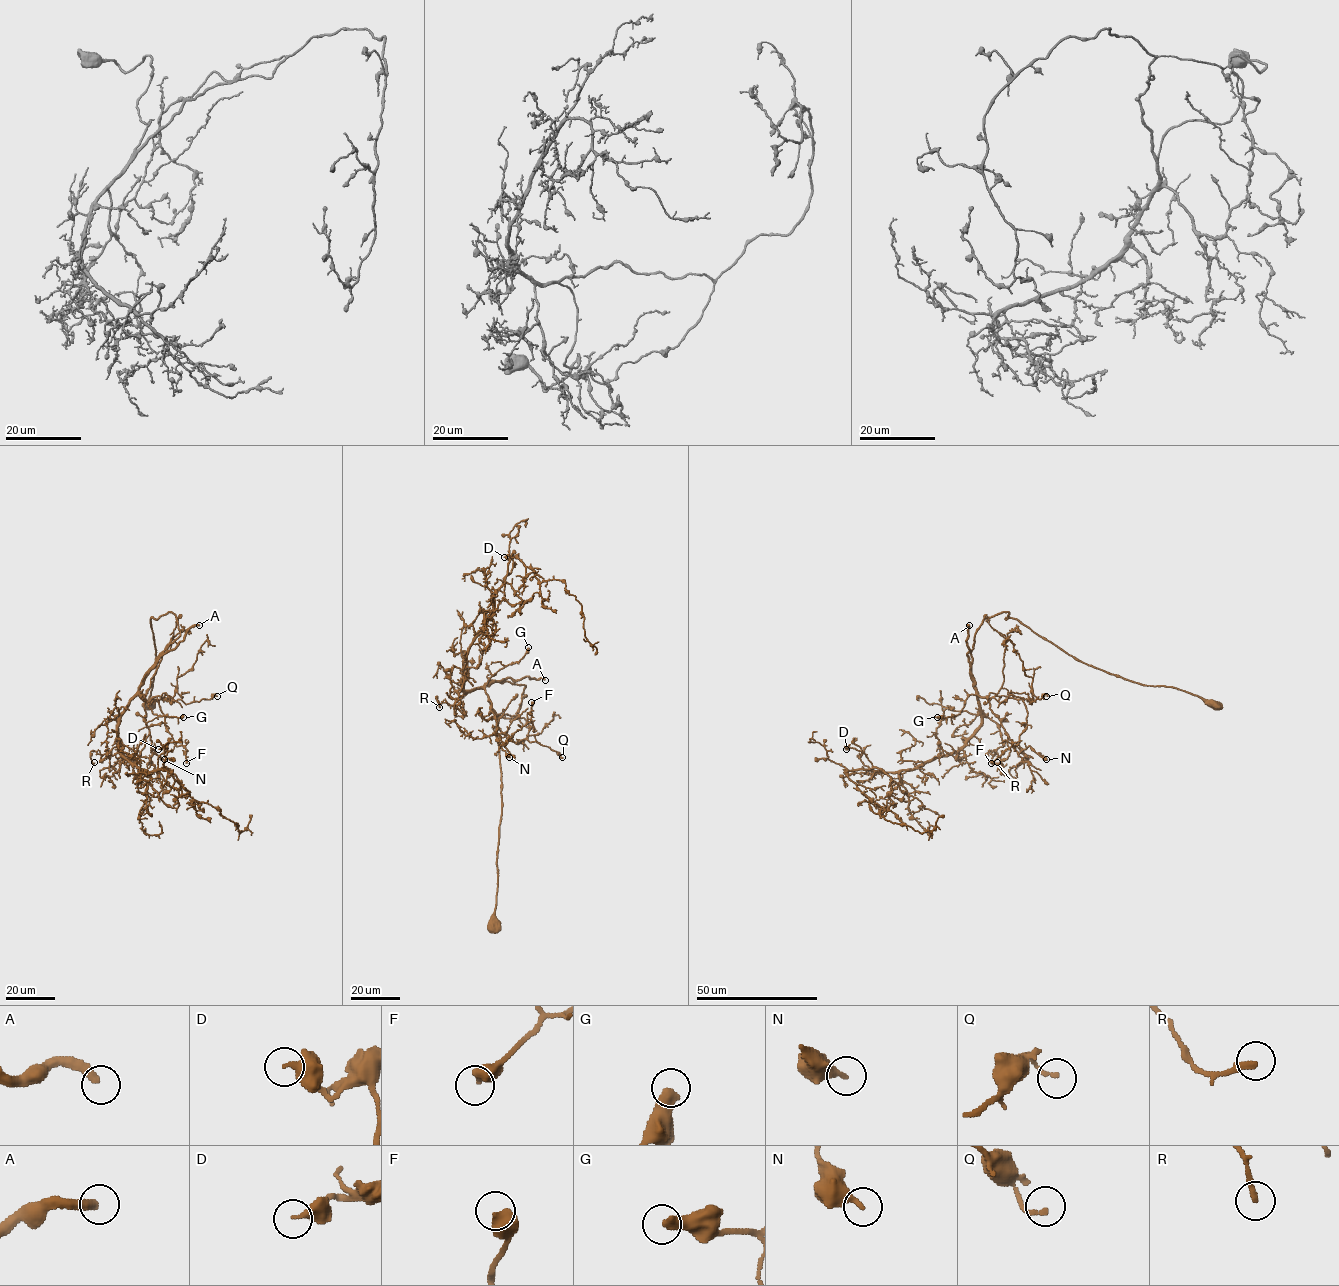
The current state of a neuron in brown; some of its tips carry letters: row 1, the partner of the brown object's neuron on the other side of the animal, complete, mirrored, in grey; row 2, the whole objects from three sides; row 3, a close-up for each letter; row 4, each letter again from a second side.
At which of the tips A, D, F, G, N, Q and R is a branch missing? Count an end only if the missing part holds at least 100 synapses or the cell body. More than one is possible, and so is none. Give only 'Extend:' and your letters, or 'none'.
Extend: A

